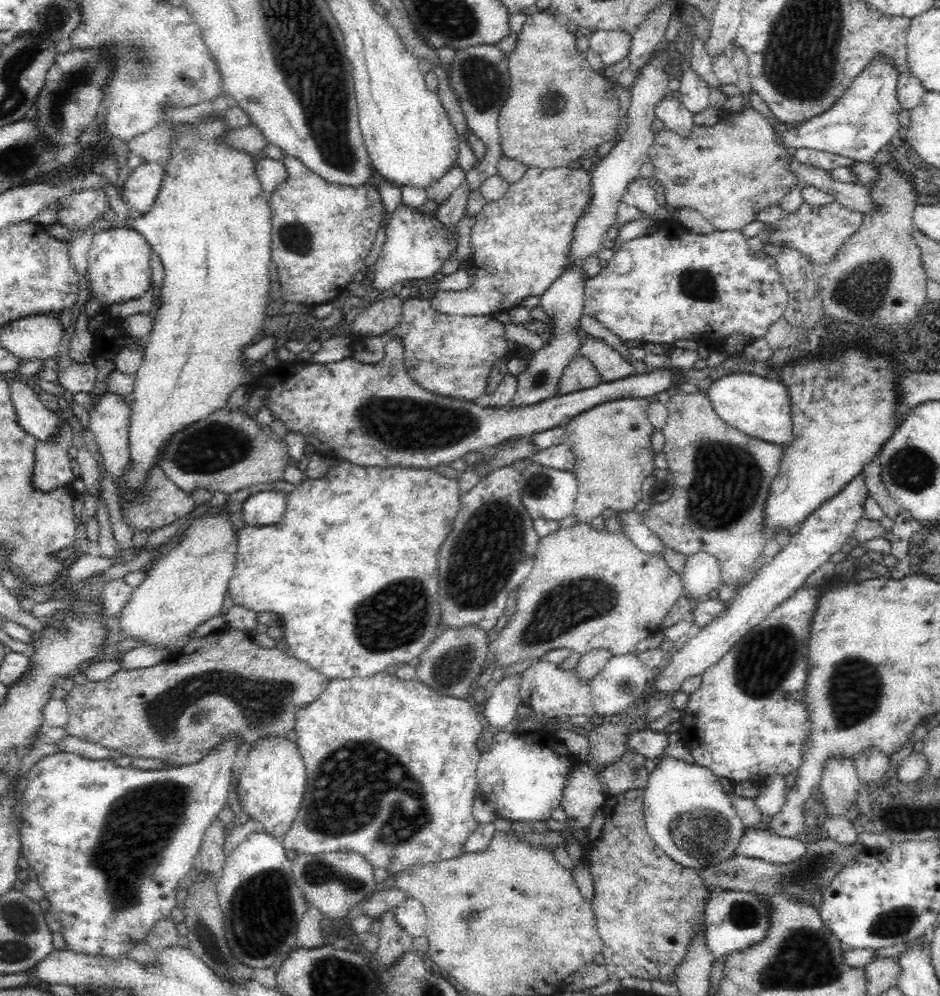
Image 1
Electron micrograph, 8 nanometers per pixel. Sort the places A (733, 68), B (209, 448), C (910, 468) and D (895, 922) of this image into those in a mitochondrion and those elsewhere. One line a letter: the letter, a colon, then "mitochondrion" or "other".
A: other
B: mitochondrion
C: mitochondrion
D: mitochondrion

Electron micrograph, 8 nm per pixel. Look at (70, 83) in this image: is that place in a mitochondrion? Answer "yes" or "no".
yes

